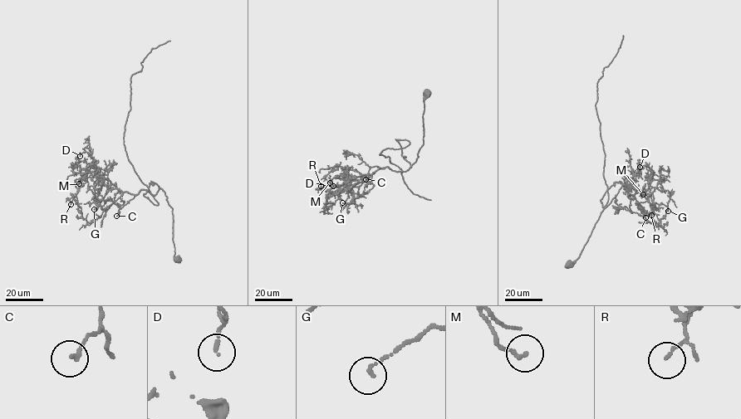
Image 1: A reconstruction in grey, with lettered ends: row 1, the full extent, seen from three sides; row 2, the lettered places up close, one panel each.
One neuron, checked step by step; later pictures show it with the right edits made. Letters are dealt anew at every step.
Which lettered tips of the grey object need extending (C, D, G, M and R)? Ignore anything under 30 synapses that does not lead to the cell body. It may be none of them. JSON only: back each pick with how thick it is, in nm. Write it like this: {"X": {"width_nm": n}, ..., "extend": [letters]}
{"extend": []}

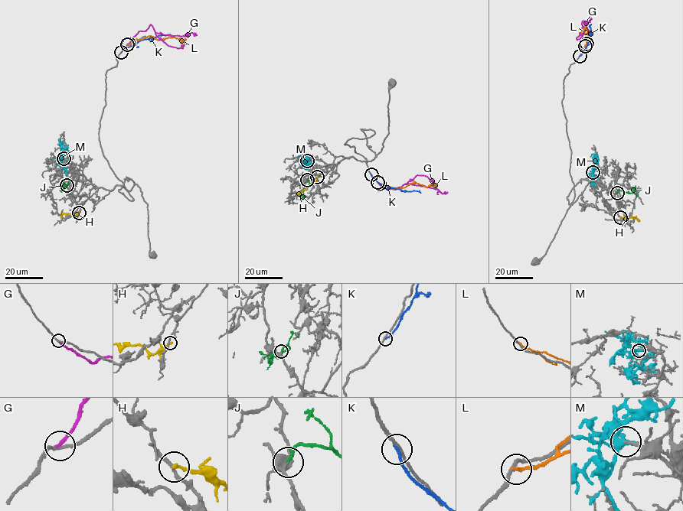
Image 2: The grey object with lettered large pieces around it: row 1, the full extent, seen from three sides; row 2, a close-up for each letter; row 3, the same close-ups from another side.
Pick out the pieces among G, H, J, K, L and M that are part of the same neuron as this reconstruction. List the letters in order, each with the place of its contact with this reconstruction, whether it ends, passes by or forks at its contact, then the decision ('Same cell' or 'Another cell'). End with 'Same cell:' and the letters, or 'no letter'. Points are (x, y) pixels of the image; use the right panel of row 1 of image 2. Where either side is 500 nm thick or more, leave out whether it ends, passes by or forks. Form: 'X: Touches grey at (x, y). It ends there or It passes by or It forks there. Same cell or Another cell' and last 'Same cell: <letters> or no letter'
G: Touches grey at (586, 43). It ends there. Another cell
H: Touches grey at (620, 217). It ends there. Another cell
J: Touches grey at (617, 193). It ends there. Same cell
K: Touches grey at (580, 56). It ends there. Another cell
L: Touches grey at (585, 46). It ends there. Another cell
M: Touches grey at (593, 172). It forks there. Another cell
Same cell: J

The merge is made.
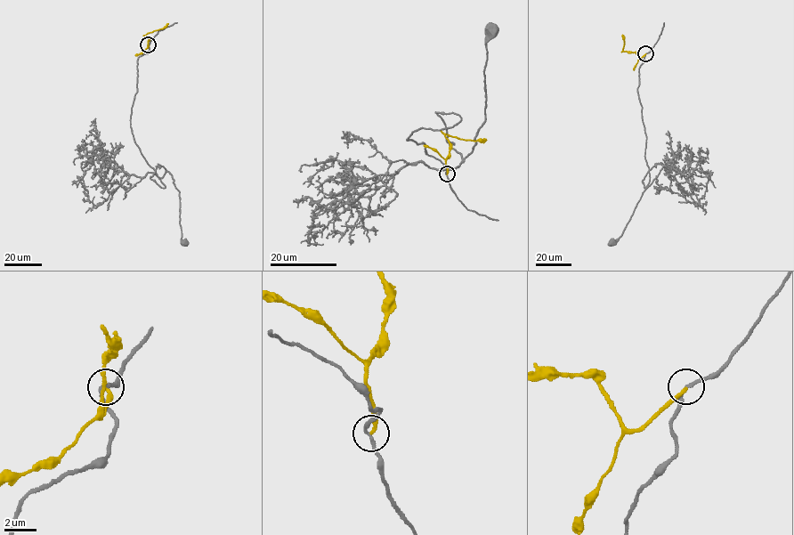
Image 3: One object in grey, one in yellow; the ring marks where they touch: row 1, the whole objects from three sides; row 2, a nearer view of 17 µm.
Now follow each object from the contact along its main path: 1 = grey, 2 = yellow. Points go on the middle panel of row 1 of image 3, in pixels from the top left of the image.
1: (447, 174), (424, 142), (406, 139), (422, 127), (444, 128), (463, 159), (473, 149), (485, 119), (491, 29)
2: (447, 174), (450, 142), (444, 134), (460, 139), (486, 140)

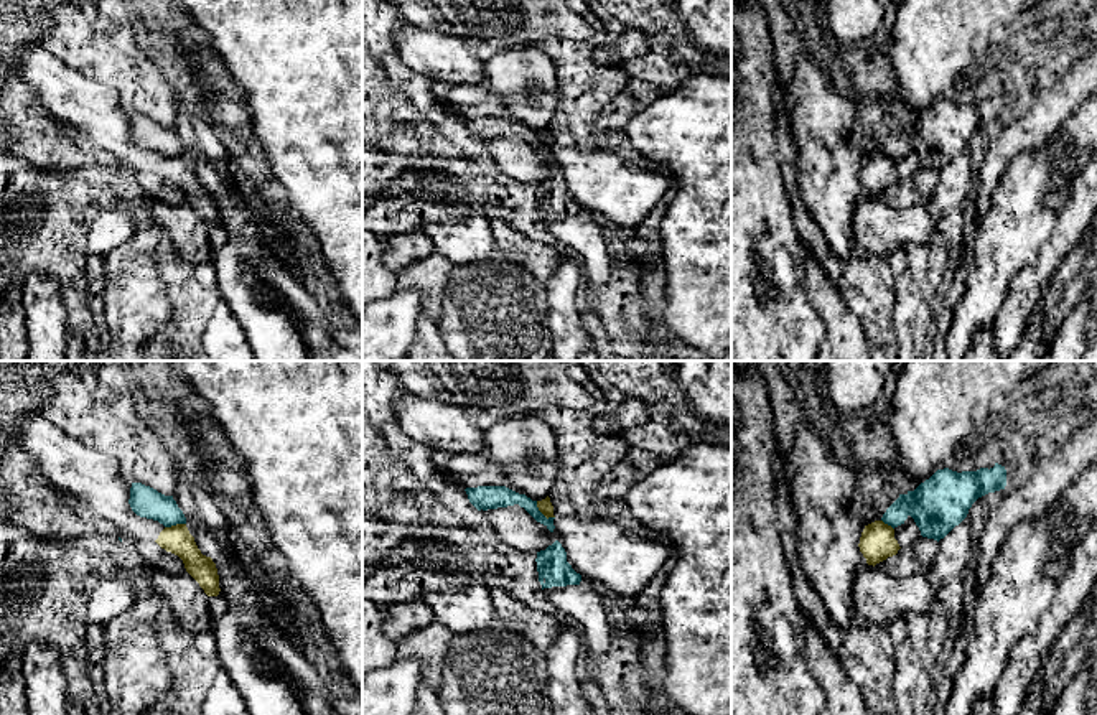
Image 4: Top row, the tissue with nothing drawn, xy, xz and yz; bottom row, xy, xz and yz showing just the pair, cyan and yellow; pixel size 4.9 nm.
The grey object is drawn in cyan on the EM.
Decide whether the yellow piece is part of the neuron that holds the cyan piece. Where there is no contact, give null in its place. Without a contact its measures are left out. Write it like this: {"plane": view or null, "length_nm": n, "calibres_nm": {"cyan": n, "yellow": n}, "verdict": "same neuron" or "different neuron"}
{"plane": "xz", "length_nm": 130, "calibres_nm": {"cyan": 110, "yellow": 70}, "verdict": "different neuron"}

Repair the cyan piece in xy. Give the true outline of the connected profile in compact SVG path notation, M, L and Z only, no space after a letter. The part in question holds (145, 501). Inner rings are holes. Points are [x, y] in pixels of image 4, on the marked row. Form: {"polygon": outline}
{"polygon": "M132 483L128 504L137 516L158 521L165 527L186 524L173 496L165 496L142 483Z"}

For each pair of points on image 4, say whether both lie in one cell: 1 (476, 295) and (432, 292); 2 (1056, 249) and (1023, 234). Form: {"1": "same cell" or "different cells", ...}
{"1": "different cells", "2": "different cells"}

